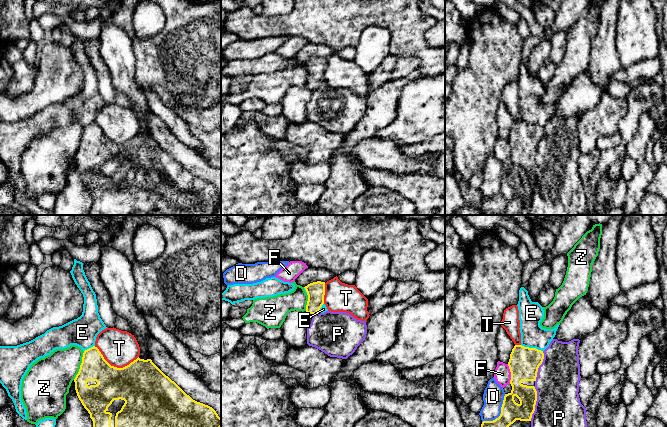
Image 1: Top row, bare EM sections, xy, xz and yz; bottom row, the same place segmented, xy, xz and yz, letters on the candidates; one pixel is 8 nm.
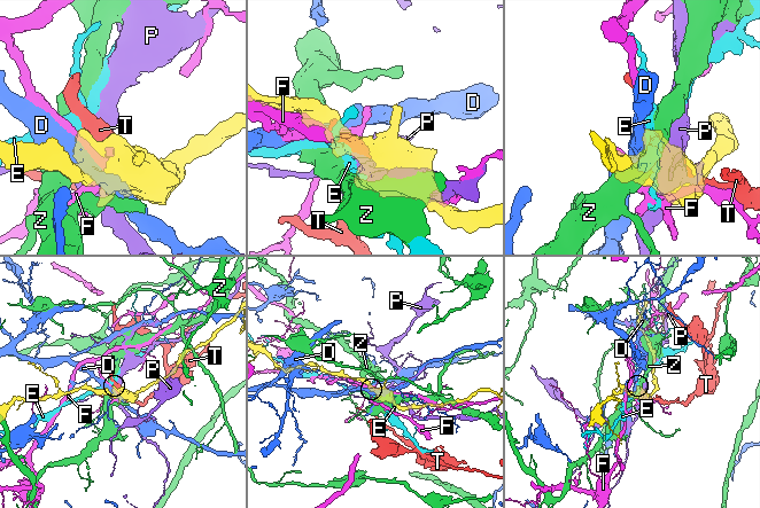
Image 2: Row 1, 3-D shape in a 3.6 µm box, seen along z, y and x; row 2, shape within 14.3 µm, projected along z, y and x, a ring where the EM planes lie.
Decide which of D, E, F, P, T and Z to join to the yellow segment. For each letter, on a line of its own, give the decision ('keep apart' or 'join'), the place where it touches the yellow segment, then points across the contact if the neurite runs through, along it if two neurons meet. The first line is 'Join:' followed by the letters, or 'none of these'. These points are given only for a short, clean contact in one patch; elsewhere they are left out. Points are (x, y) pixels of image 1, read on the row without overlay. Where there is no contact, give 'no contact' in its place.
Join: none of these
D: keep apart | yz (501, 189) | along yz (505, 170), (501, 189), (492, 196), (482, 198)
E: keep apart | yz (532, 124) | along yz (521, 120), (527, 123), (535, 123), (542, 127)
F: keep apart | yz (511, 150)
P: keep apart | yz (535, 179)
T: keep apart | xy (115, 143)
Z: keep apart | xy (80, 141)

